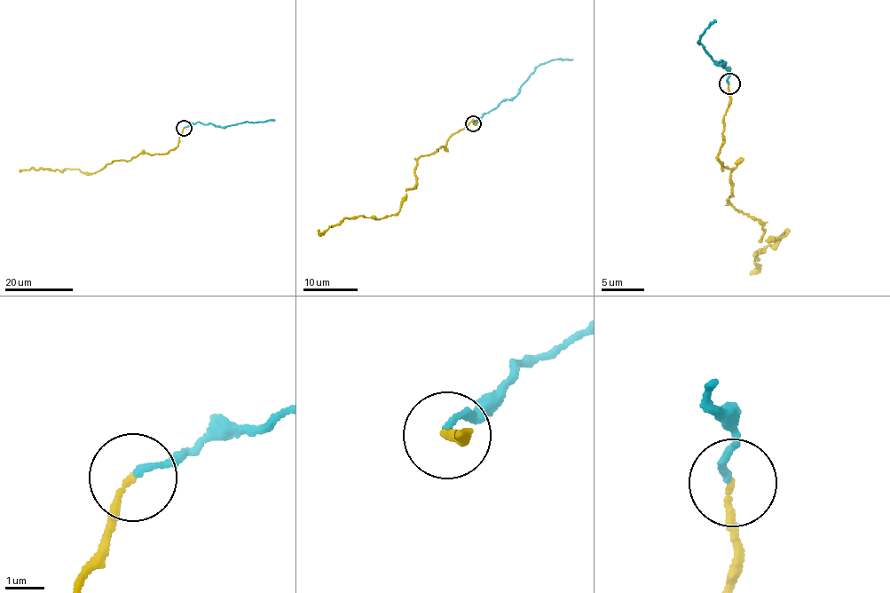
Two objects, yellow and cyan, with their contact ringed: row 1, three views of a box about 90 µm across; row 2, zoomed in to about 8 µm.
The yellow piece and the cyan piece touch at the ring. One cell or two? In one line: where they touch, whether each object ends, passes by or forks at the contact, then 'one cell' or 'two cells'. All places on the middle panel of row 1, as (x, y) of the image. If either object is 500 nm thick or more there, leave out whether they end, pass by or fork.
at (473, 123); yellow ends there; cyan ends there; one cell

